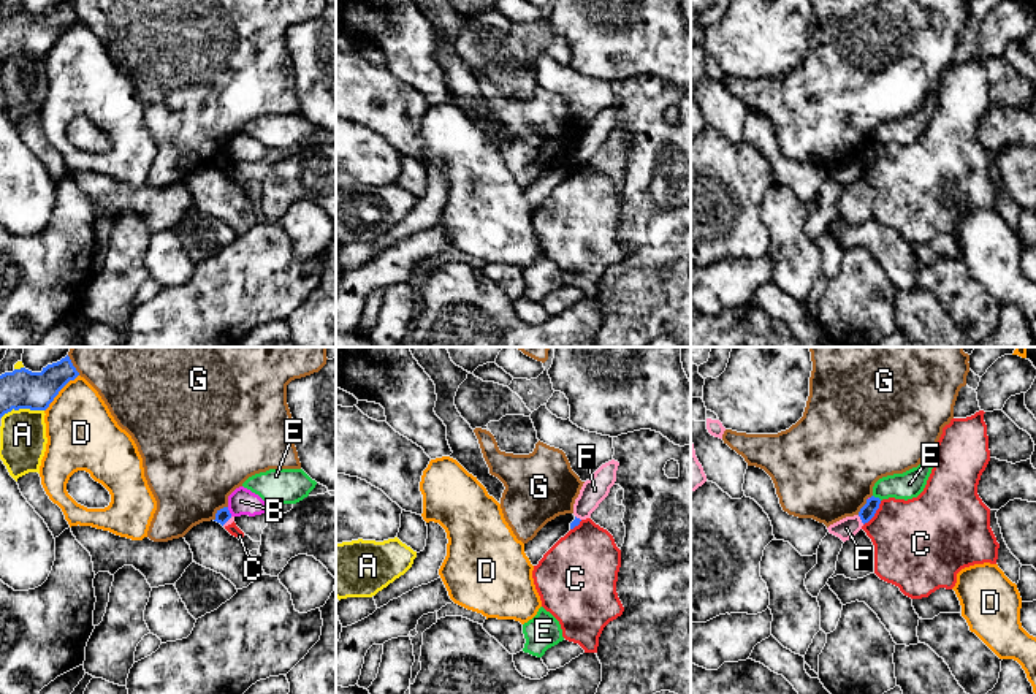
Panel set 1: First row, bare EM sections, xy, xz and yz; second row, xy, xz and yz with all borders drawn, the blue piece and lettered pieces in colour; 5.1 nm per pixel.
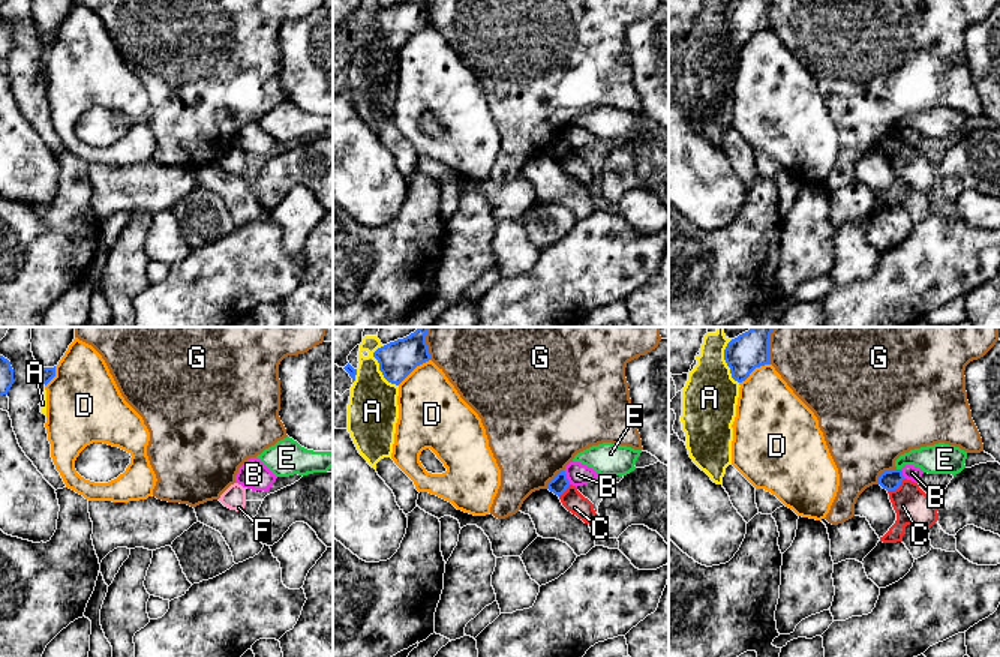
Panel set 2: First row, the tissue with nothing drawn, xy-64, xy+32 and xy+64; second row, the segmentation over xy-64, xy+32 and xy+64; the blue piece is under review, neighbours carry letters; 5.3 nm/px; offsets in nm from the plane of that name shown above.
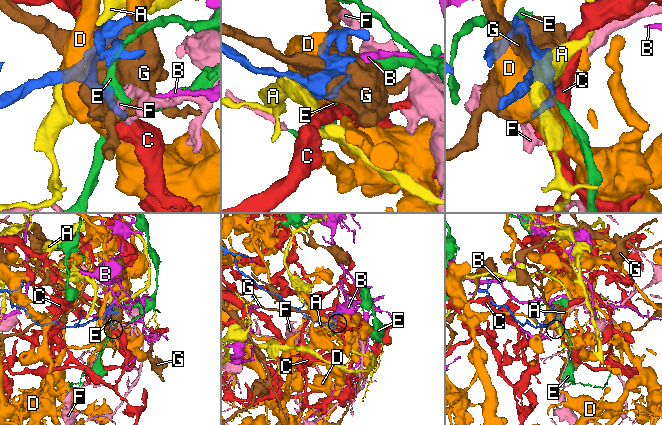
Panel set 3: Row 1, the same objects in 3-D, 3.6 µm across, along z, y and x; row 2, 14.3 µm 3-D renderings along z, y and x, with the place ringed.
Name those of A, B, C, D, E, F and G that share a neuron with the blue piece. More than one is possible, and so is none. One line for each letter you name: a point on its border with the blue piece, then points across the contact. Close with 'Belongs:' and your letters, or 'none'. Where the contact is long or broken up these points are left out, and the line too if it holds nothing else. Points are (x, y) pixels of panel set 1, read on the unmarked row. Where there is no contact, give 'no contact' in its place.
Belongs: none

